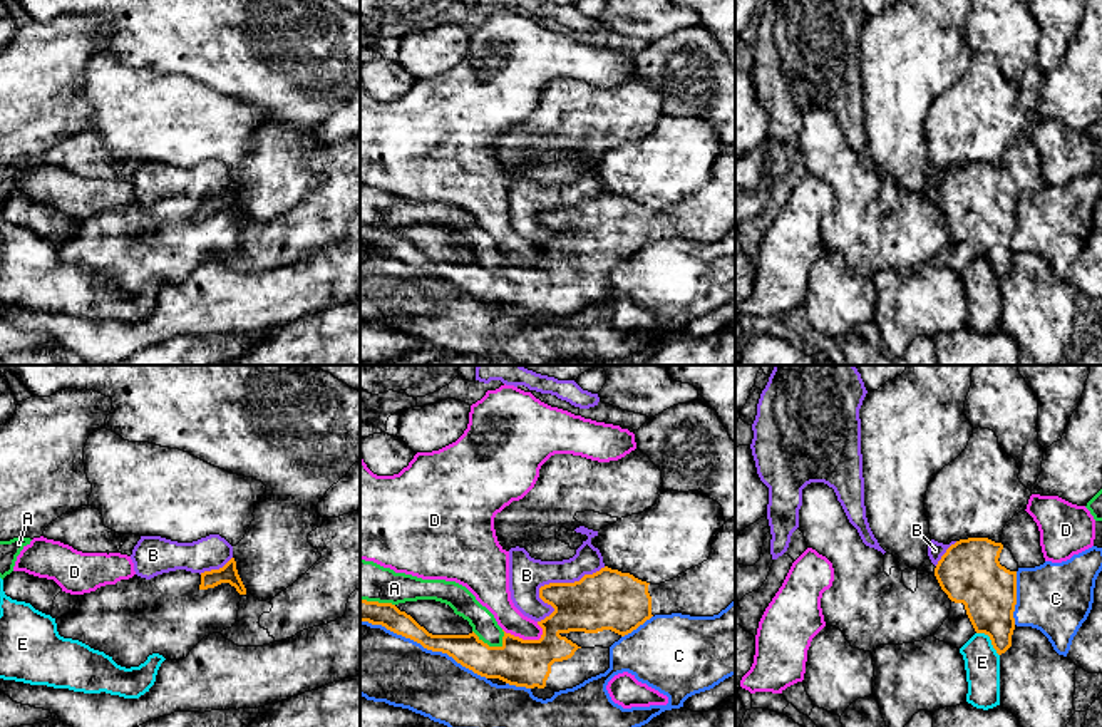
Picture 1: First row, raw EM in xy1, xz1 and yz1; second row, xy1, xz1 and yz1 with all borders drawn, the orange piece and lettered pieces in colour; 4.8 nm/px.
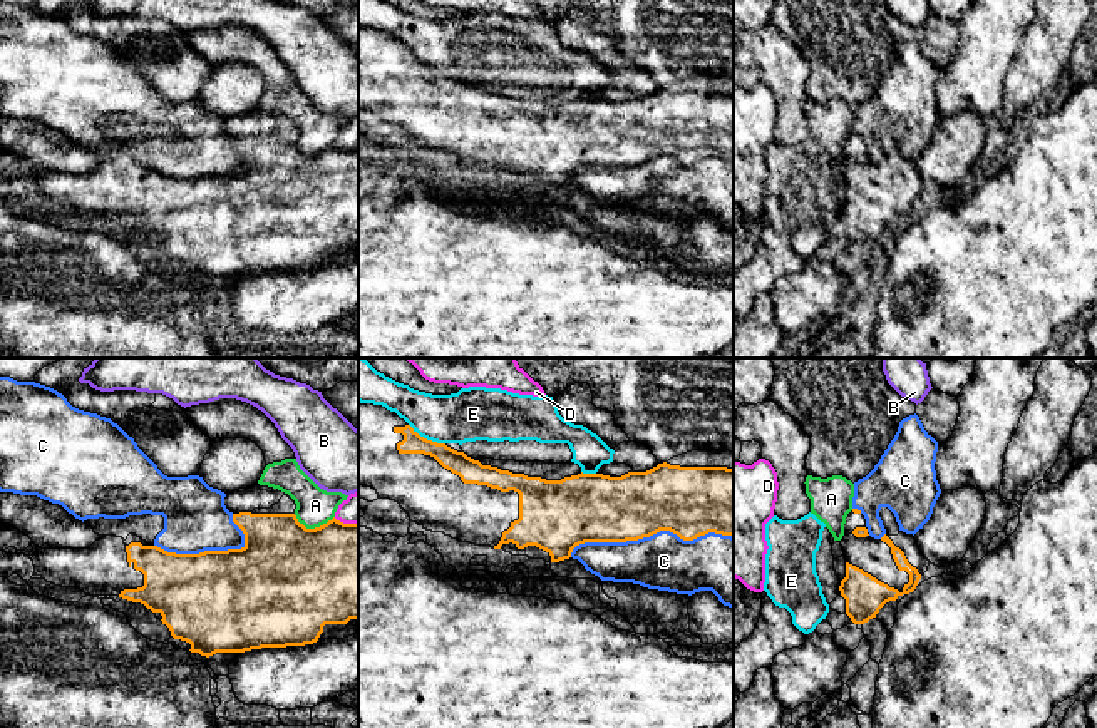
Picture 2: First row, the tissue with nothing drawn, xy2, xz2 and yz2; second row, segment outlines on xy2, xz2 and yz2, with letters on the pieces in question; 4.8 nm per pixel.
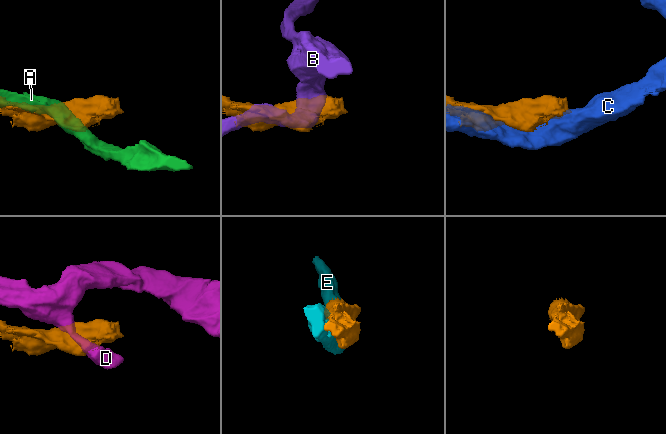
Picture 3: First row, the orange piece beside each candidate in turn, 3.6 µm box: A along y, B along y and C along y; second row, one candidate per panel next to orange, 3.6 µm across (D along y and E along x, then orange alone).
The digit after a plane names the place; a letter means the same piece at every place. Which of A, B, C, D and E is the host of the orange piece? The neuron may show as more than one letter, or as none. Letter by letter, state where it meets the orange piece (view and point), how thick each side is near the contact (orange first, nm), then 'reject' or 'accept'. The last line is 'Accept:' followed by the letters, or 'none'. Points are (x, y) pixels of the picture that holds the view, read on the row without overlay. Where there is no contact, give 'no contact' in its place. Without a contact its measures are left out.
A: xz1 (486, 268) | 220/120 nm | reject
B: xz1 (553, 208) | 280/180 nm | reject
C: xz2 (648, 161) | 340/280 nm | reject
D: xz1 (521, 263) | 220/150 nm | reject
E: xz2 (426, 64) | 110/260 nm | reject
Accept: none

